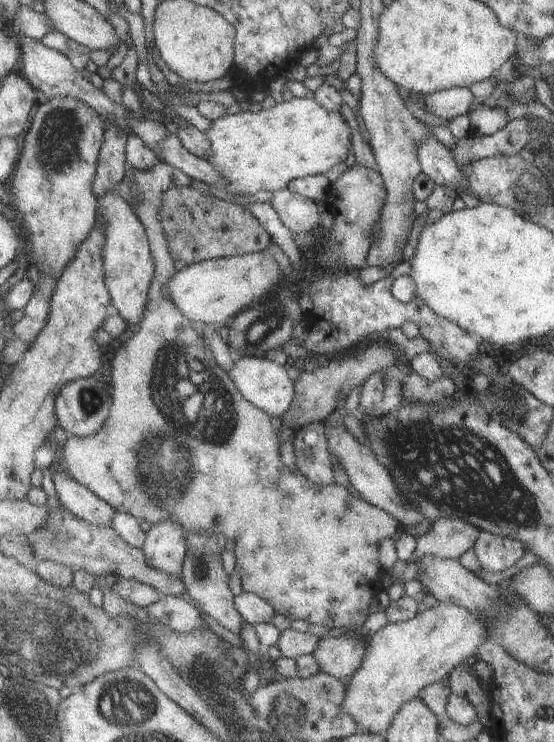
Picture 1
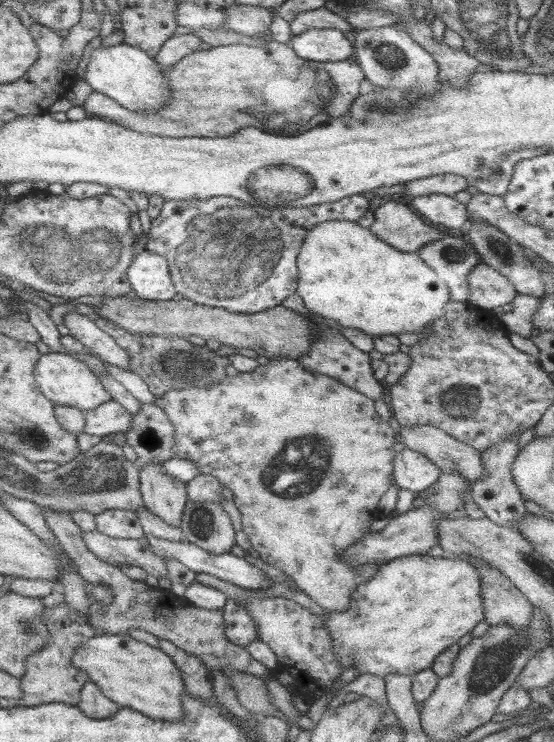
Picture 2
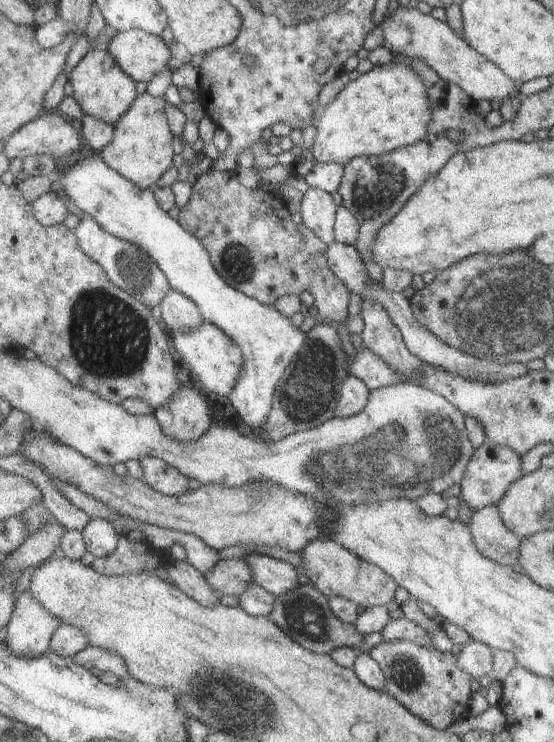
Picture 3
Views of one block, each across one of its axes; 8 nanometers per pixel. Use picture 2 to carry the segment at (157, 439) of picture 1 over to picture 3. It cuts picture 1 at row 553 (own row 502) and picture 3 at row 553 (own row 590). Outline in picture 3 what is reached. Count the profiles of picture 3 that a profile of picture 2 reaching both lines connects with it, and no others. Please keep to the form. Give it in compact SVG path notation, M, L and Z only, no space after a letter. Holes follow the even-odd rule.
M320 536L310 541L301 551L301 567L306 569L305 574L327 599L340 596L352 601L356 606L364 607L386 606L394 599L394 592L399 587L397 582L381 568L356 556L340 543Z

